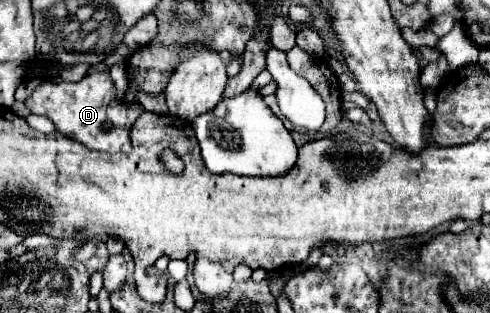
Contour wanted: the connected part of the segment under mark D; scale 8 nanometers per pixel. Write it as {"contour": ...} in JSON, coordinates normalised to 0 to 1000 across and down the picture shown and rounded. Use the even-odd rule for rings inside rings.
{"contour":[[[184,224],[163,262],[86,262],[65,307],[53,313],[53,345],[65,364],[86,364],[114,396],[114,415],[139,441],[176,460],[184,479],[204,486],[265,486],[265,415],[294,355],[286,329],[257,335],[237,307],[237,284],[220,224]]]}

